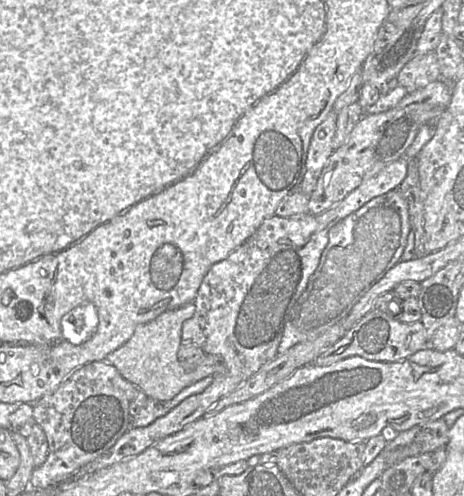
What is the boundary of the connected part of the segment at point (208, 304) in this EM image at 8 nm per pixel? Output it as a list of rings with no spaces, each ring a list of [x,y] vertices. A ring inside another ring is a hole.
[[[406,156],[391,162],[377,174],[368,179],[363,179],[362,183],[342,201],[321,214],[309,212],[292,217],[273,215],[264,220],[252,236],[232,251],[227,258],[213,264],[205,275],[193,302],[196,307],[194,315],[183,323],[182,342],[194,344],[201,348],[204,353],[218,357],[225,365],[224,372],[213,374],[212,383],[203,392],[188,397],[150,425],[131,427],[111,448],[83,466],[73,478],[88,475],[136,456],[163,438],[181,431],[189,424],[202,418],[219,400],[236,390],[263,365],[273,360],[278,355],[278,346],[285,325],[290,318],[290,313],[319,265],[322,252],[328,244],[329,230],[373,198],[398,188],[407,175],[407,164]]]

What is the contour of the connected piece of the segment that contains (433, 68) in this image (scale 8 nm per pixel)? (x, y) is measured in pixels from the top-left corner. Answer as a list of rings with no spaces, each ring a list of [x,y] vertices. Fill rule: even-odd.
[[[435,51],[414,56],[397,75],[399,85],[405,87],[408,93],[438,79],[441,79],[441,73]]]

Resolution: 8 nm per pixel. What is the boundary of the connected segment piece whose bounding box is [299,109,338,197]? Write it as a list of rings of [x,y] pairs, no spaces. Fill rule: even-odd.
[[[333,109],[314,130],[306,157],[306,168],[300,191],[310,197],[319,176],[334,152],[332,141],[336,132],[338,113]]]

